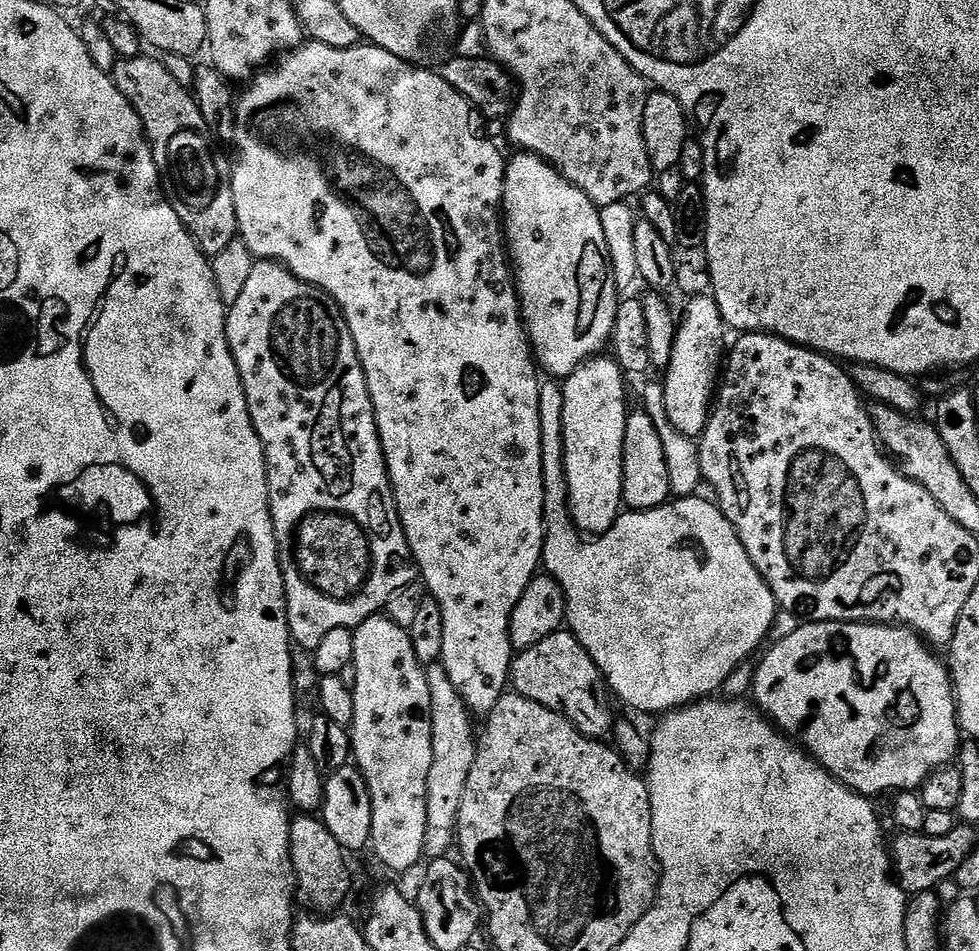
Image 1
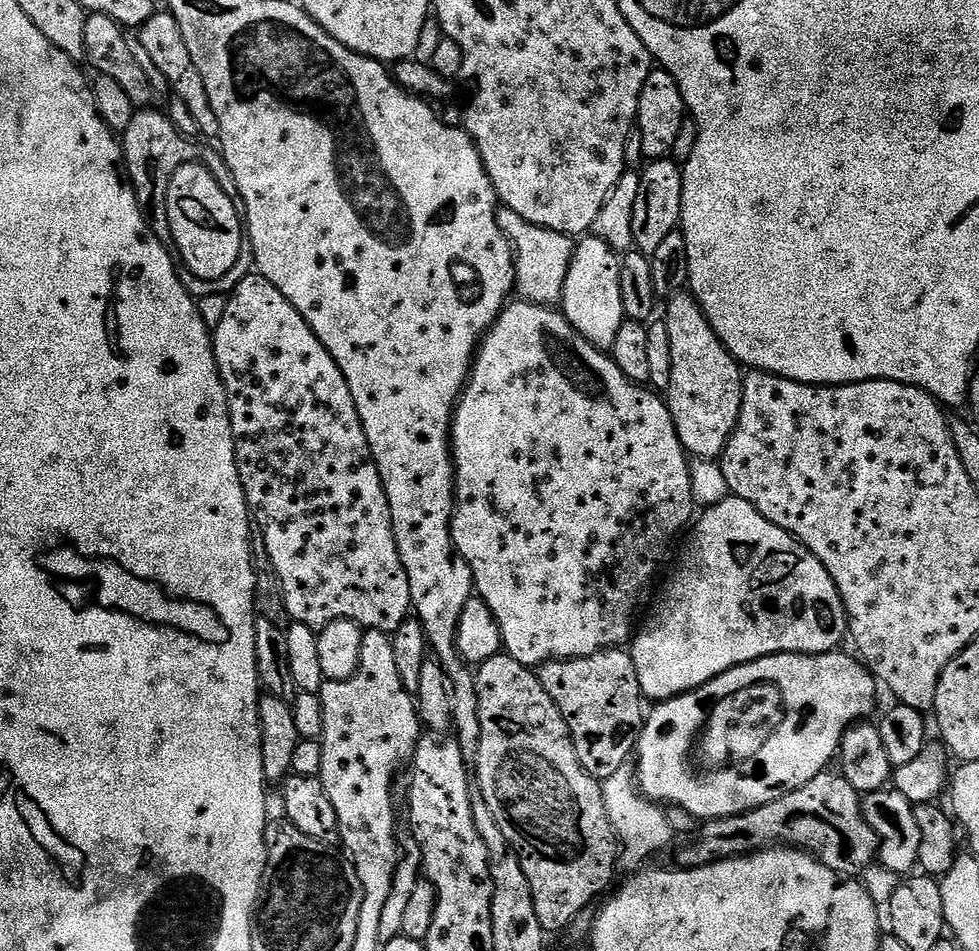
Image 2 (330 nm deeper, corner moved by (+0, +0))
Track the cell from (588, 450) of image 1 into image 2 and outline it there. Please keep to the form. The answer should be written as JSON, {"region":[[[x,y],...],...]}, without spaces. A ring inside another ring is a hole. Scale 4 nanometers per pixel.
{"region":[[[584,238],[576,244],[576,252],[566,274],[562,301],[564,316],[579,336],[601,350],[612,349],[614,338],[618,338],[618,330],[626,319],[622,310],[620,261],[621,257],[606,242]]]}

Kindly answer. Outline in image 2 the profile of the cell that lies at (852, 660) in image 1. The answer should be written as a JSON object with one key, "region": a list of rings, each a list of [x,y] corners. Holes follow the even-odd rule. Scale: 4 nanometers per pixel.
{"region":[[[844,650],[835,652],[823,652],[817,656],[804,656],[800,652],[783,652],[777,656],[763,656],[752,660],[748,664],[739,664],[736,668],[726,670],[720,676],[715,676],[710,682],[706,682],[701,688],[695,688],[692,692],[683,692],[682,695],[672,700],[661,700],[656,708],[647,713],[644,728],[640,731],[640,743],[636,745],[634,753],[634,767],[636,779],[640,785],[640,791],[649,800],[659,802],[664,806],[681,808],[688,811],[700,822],[706,820],[721,820],[727,816],[743,816],[746,812],[753,812],[767,804],[773,804],[778,798],[806,786],[810,778],[825,771],[828,764],[837,759],[842,738],[854,724],[869,719],[868,716],[876,708],[877,677],[868,671],[867,667],[855,655],[847,656]]]}

